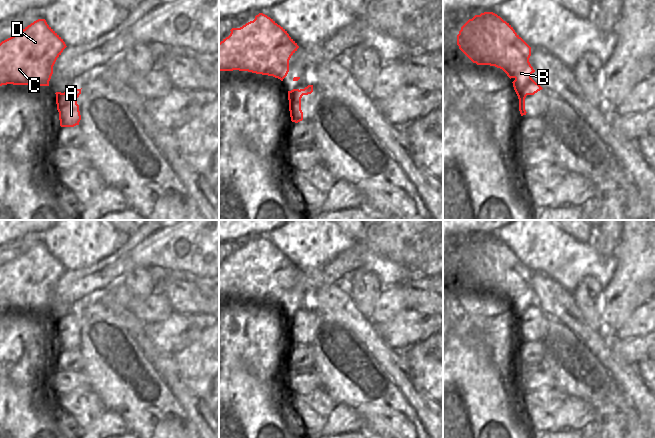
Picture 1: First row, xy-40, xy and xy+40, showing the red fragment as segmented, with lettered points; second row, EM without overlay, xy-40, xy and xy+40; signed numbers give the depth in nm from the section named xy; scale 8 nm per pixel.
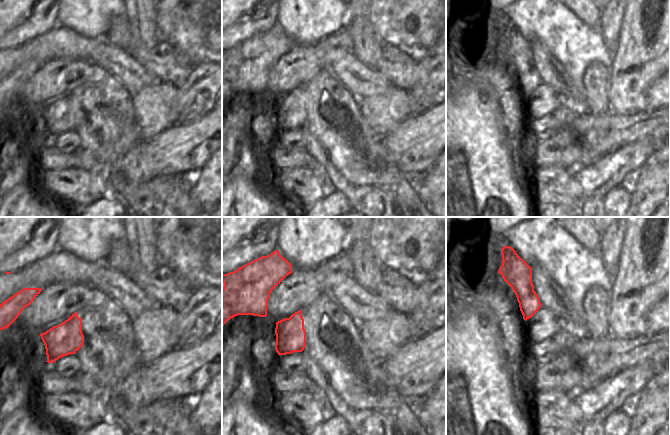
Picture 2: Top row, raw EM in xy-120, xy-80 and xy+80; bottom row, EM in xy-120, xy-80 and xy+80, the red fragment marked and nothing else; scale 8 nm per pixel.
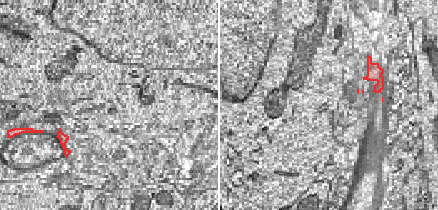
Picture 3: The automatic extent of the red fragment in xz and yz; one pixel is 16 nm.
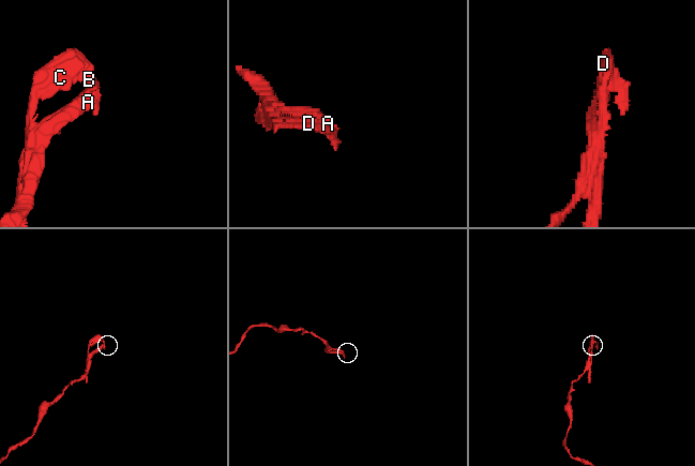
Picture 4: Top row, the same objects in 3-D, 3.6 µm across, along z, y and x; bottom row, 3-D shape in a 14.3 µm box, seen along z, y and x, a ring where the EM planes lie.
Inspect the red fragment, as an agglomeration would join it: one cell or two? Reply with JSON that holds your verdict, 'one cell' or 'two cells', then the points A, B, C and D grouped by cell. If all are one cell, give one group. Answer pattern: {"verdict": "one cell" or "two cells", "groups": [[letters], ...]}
{"verdict": "two cells", "groups": [["A"], ["B", "C", "D"]]}

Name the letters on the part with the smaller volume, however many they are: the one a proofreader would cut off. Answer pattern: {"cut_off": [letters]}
{"cut_off": ["B", "C", "D"]}

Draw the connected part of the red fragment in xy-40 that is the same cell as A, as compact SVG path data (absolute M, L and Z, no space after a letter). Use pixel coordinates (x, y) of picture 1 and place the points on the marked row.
M68 89L64 93L56 92L56 104L59 112L61 127L74 127L79 125L81 115L77 98L79 92L75 89Z

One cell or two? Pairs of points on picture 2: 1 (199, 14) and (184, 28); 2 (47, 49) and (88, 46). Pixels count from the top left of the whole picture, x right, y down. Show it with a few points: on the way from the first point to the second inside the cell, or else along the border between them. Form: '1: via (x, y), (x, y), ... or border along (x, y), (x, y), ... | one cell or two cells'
1: via (195, 17), (188, 24) | one cell
2: via (57, 46), (78, 46) | one cell

